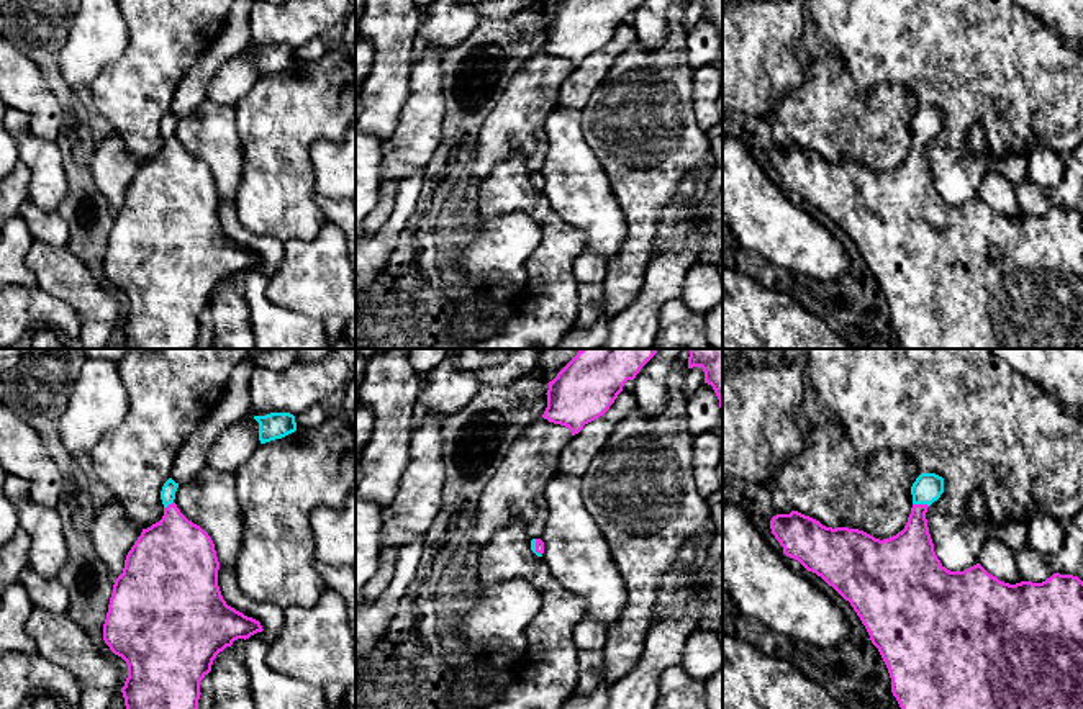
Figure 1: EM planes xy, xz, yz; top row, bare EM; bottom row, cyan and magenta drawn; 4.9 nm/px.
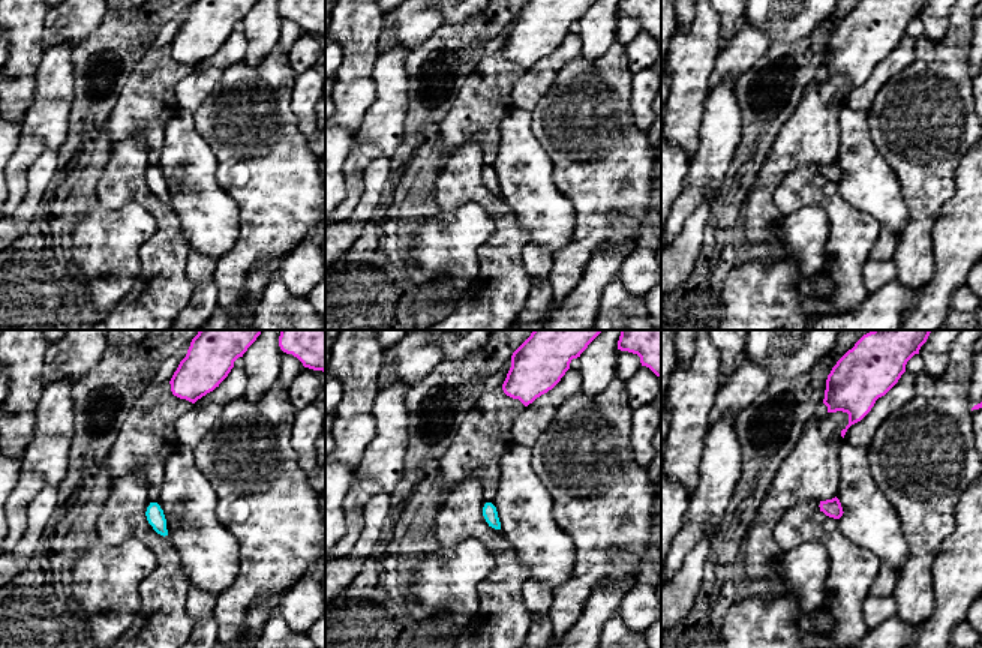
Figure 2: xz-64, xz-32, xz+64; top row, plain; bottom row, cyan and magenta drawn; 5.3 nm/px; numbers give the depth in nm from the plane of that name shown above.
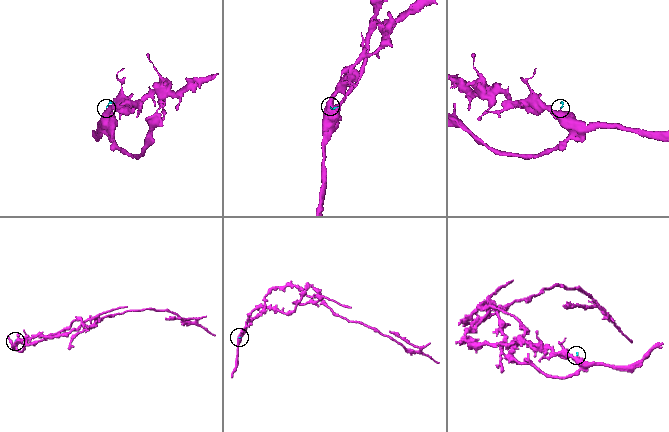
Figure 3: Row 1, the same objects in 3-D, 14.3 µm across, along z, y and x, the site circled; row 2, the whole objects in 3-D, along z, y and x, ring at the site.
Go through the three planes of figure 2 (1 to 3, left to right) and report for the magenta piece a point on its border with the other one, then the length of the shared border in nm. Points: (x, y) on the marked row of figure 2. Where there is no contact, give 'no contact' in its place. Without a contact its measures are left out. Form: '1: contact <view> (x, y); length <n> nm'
1: no contact
2: no contact
3: no contact

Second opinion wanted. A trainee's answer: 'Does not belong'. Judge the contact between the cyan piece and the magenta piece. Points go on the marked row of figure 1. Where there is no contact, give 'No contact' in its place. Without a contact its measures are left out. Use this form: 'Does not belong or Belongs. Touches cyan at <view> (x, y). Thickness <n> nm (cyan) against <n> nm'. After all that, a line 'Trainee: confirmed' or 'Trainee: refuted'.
Belongs. Touches cyan at yz (921, 503). Thickness 140 nm (cyan) against 220 nm
Trainee: refuted

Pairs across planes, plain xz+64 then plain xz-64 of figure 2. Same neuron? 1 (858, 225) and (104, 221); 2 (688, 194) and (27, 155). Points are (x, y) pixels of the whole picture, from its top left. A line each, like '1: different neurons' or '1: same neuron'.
1: different neurons
2: same neuron

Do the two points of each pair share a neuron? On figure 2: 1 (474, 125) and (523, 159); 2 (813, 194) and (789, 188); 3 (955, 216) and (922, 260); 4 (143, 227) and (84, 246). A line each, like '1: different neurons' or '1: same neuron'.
1: different neurons
2: same neuron
3: different neurons
4: same neuron

